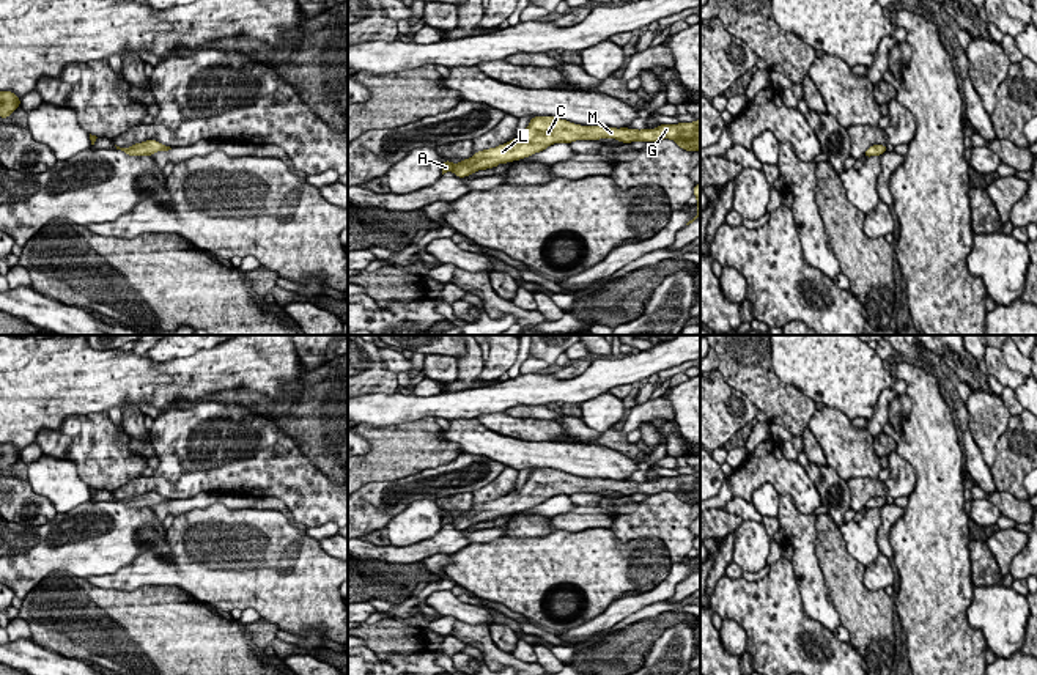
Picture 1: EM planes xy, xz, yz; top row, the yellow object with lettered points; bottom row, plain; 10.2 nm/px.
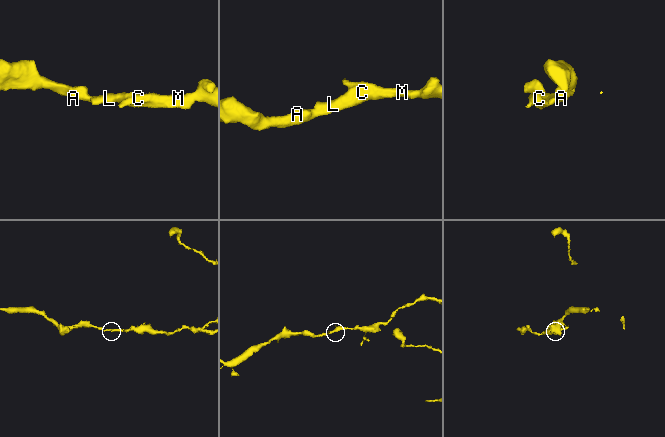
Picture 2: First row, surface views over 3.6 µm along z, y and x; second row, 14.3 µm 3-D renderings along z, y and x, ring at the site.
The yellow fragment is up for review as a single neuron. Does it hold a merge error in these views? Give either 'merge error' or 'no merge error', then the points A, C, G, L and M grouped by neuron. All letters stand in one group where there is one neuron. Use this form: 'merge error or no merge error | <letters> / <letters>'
no merge error | A C G L M

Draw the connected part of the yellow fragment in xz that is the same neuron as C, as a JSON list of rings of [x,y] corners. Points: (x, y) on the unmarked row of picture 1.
[[[532,469],[529,478],[519,491],[499,497],[496,500],[474,505],[472,510],[463,511],[459,516],[452,516],[448,511],[442,516],[442,527],[453,524],[458,530],[466,530],[478,522],[494,521],[500,515],[513,515],[538,503],[546,502],[554,496],[571,496],[576,492],[600,492],[615,491],[622,496],[631,494],[659,494],[662,491],[673,492],[686,503],[700,505],[700,472],[692,475],[661,477],[655,481],[629,481],[629,480],[604,480],[604,478],[581,478],[555,469]]]

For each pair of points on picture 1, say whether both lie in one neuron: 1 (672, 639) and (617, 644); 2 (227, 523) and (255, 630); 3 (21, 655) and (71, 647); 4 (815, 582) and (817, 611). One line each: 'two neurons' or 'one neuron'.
1: two neurons
2: two neurons
3: two neurons
4: one neuron

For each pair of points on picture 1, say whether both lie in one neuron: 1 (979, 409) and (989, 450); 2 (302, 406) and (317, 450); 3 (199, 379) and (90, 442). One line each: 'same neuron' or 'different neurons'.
1: same neuron
2: same neuron
3: different neurons

